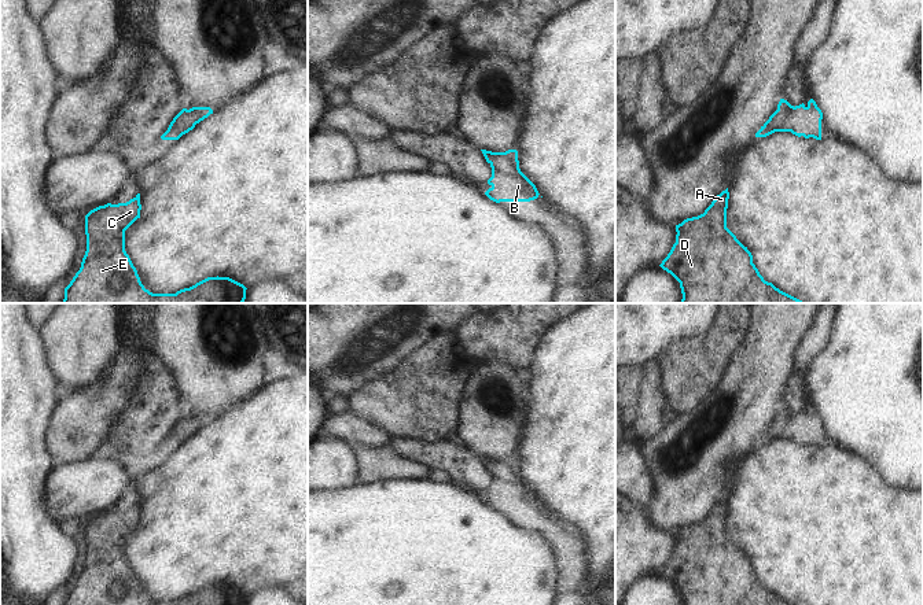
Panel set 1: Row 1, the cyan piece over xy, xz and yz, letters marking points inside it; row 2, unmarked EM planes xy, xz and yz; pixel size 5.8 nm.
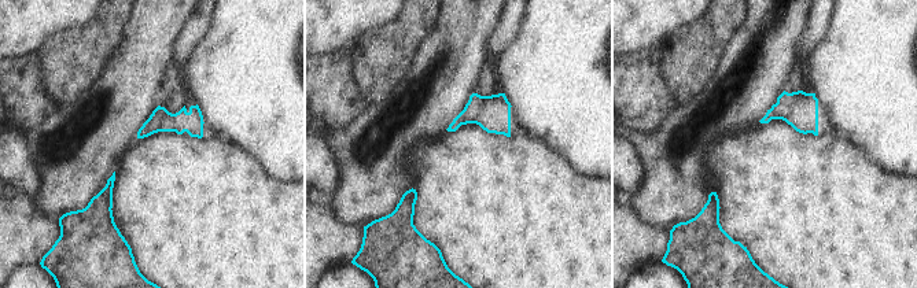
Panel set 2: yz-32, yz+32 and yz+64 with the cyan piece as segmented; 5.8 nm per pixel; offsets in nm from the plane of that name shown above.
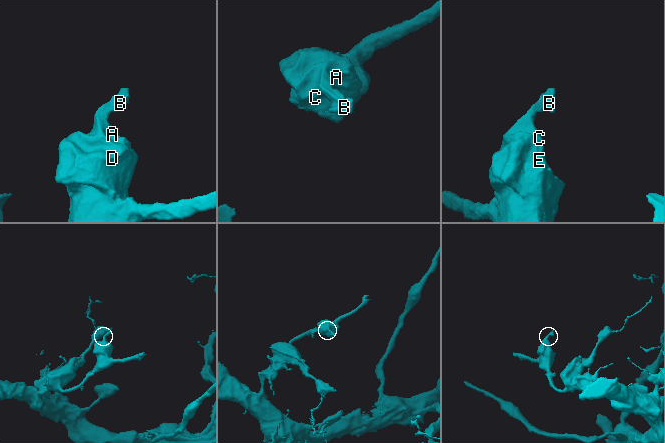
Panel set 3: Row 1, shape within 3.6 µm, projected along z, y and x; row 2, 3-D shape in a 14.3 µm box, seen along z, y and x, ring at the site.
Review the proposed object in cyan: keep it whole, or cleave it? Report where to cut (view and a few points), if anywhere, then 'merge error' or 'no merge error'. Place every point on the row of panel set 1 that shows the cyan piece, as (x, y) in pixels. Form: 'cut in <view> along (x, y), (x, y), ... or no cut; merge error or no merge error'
no cut; no merge error

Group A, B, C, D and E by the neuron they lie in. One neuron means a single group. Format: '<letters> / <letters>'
A B C D E

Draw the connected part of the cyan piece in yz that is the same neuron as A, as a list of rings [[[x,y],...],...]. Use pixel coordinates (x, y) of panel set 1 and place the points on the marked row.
[[[727,188],[703,214],[676,225],[676,243],[659,266],[680,283],[681,303],[804,303],[760,274],[751,252],[727,228],[728,199]]]

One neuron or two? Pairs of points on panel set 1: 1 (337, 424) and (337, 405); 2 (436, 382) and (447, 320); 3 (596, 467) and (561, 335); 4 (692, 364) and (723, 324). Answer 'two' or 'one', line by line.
1: two
2: two
3: one
4: one

